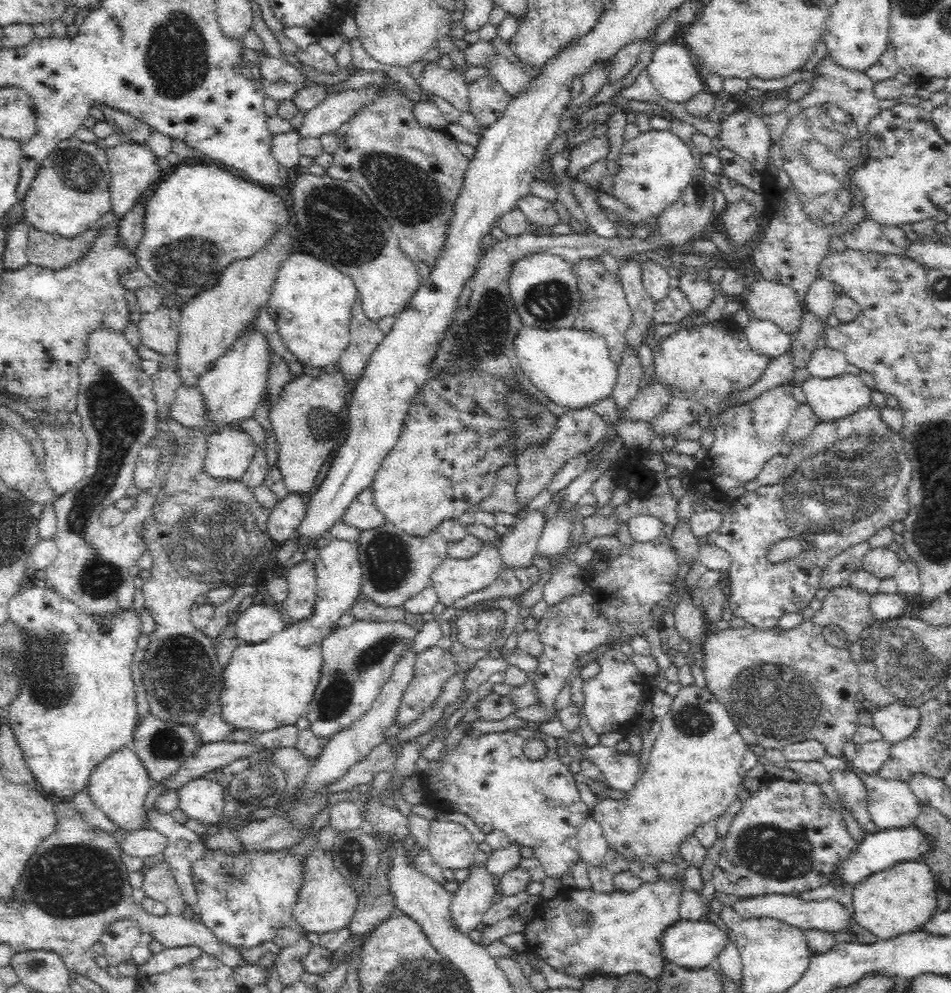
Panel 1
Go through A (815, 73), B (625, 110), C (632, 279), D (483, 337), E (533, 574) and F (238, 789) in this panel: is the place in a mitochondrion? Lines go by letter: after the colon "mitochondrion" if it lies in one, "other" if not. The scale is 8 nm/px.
A: other
B: other
C: other
D: mitochondrion
E: other
F: mitochondrion

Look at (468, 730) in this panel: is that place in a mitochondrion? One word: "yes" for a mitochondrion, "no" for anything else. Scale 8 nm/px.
no

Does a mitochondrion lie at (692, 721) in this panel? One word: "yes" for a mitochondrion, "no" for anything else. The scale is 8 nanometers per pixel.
yes

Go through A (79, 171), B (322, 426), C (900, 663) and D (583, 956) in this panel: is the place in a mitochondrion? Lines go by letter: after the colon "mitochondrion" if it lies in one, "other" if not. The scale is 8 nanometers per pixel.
A: mitochondrion
B: mitochondrion
C: mitochondrion
D: other

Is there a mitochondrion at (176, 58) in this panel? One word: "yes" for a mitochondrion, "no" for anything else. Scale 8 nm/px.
yes

